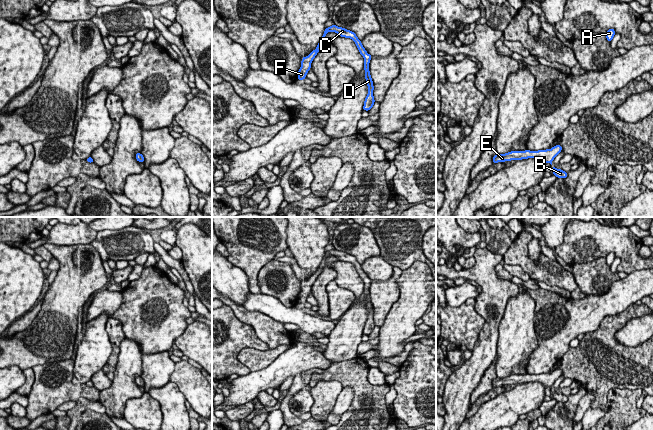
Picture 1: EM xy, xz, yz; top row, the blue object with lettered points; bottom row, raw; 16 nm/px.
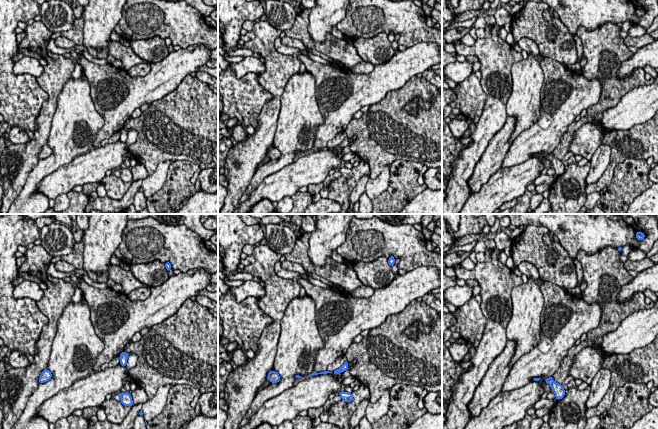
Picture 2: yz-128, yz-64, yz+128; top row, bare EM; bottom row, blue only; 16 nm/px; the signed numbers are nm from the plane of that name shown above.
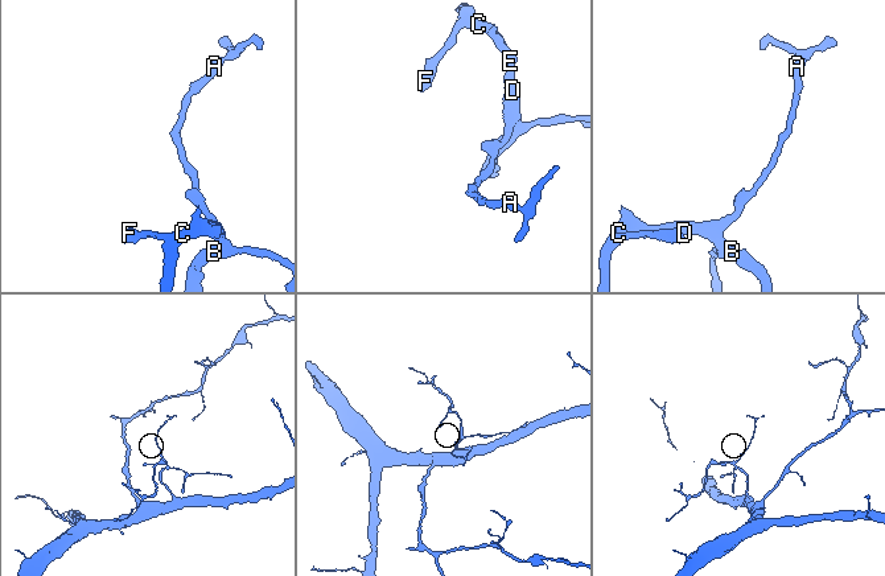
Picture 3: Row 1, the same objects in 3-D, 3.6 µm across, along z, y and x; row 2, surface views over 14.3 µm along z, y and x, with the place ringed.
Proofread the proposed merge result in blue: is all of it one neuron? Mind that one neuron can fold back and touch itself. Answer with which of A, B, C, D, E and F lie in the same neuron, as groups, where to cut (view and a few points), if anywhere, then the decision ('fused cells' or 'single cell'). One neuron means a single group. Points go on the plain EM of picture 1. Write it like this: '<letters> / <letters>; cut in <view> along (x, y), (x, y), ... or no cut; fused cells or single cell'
A B C D E F; no cut; single cell

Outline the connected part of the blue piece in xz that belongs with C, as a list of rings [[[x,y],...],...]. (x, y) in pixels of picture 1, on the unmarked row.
[[[335,248],[331,249],[330,251],[327,251],[324,255],[323,260],[322,260],[320,266],[318,267],[316,273],[313,274],[307,281],[304,280],[302,282],[301,291],[298,295],[297,304],[304,304],[306,302],[308,295],[311,293],[311,287],[312,287],[313,283],[315,282],[317,277],[321,274],[321,272],[325,266],[325,260],[330,255],[337,257],[338,260],[345,261],[345,262],[351,262],[355,266],[360,278],[364,282],[364,294],[365,294],[364,300],[365,300],[366,307],[368,310],[368,318],[364,325],[363,334],[369,335],[375,327],[374,320],[373,320],[374,310],[373,310],[373,305],[372,305],[370,295],[369,295],[369,287],[370,287],[372,280],[367,277],[367,275],[365,274],[365,272],[363,271],[363,269],[361,267],[361,264],[358,263],[356,258],[350,254],[347,254],[342,251],[338,251]]]

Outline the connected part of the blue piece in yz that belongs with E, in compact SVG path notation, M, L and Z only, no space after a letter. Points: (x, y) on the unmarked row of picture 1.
M556 369L551 373L546 374L538 374L538 375L511 375L505 378L496 378L493 380L493 387L498 386L506 386L511 384L522 384L528 382L540 382L544 387L550 387L552 389L552 385L554 382L562 375L561 369Z

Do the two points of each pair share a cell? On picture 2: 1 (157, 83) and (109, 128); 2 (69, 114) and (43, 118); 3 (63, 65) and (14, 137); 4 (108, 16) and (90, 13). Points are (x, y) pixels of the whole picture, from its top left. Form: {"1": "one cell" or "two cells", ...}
{"1": "one cell", "2": "two cells", "3": "two cells", "4": "one cell"}

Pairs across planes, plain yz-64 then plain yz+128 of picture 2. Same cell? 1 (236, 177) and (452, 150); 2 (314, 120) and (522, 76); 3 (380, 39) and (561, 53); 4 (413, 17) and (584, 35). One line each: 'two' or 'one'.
1: two
2: one
3: two
4: two

